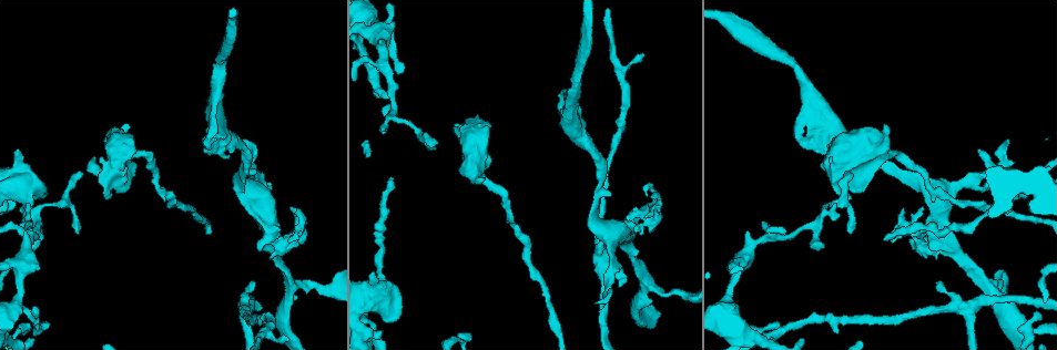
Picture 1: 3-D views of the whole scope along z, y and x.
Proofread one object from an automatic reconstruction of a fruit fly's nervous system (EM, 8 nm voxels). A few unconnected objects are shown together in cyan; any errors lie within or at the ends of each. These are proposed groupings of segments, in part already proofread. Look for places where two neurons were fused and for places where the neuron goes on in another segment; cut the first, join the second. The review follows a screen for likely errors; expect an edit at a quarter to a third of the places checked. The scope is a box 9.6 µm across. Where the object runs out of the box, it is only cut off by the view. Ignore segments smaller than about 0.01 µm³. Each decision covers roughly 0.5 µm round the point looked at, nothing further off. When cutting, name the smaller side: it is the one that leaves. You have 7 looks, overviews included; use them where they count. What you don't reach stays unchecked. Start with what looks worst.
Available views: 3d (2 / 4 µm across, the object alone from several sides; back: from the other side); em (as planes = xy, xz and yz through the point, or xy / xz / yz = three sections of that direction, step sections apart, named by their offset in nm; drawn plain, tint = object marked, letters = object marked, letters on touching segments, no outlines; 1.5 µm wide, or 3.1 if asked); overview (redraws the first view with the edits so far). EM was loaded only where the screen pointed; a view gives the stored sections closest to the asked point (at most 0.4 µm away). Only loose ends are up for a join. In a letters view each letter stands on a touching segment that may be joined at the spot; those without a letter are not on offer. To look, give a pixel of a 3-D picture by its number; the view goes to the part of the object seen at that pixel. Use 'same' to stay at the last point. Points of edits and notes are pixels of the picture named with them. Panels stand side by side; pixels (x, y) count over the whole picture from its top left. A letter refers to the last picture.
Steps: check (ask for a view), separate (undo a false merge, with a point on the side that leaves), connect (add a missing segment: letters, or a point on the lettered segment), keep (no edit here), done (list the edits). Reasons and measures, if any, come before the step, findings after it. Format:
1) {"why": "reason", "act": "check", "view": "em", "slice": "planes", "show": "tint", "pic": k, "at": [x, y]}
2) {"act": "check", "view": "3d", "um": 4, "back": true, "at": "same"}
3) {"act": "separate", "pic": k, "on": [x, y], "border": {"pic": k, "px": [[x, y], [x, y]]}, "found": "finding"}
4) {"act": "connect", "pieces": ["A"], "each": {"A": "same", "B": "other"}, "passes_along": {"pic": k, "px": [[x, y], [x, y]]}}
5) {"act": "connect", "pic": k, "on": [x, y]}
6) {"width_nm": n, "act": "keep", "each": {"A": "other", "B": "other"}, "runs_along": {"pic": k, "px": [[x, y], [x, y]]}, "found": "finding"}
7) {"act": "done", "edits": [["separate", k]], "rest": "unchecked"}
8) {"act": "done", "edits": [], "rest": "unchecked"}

{"why": "long arm stops here", "act": "check", "view": "em", "slice": "planes", "show": "letters", "pic": 1, "at": [884, 238]}

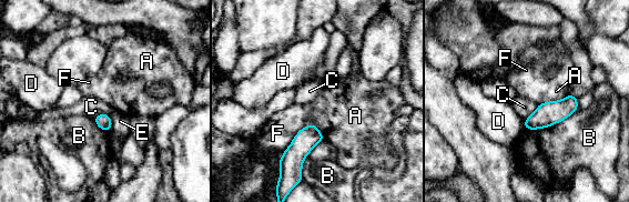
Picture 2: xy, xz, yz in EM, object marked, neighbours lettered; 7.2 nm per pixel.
{"act": "keep", "each": {"A": "other", "B": "other", "C": "other", "D": "other", "E": "other", "F": "other"}, "border": {"pic": 2, "px": [[538, 104], [524, 121]]}, "found": "no lettered segment goes on from it"}

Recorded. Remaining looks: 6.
{"why": "tapers out", "act": "check", "view": "em", "slice": "planes", "show": "plain", "pic": 1, "at": [619, 287]}

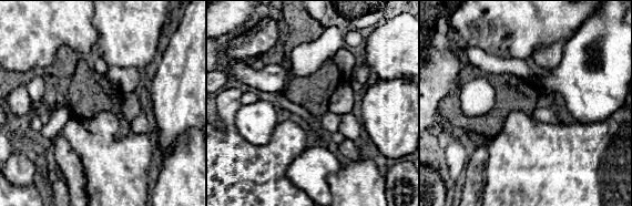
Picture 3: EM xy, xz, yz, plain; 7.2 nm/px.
{"act": "check", "view": "em", "slice": "planes", "show": "letters", "at": "same"}

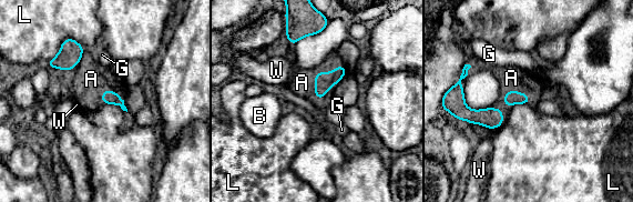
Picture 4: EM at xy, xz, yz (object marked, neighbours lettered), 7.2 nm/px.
{"act": "connect", "pieces": ["A"], "each": {"A": "same", "B": "other", "G": "other", "L": "other", "W": "other"}, "found": "it goes on there"}

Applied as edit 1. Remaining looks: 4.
{"why": "abrupt turn", "act": "check", "view": "em", "slice": "planes", "show": "tint", "pic": 1, "at": [316, 288]}

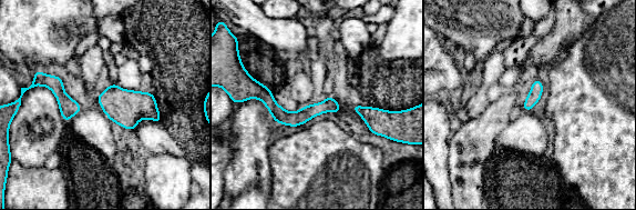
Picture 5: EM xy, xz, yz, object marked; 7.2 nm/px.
{"why": "see the neighbours", "act": "check", "view": "em", "slice": "planes", "show": "letters", "at": "same"}

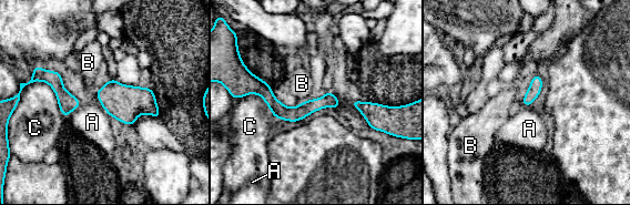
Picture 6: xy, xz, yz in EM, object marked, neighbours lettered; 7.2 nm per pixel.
{"act": "keep", "each": {"A": "other", "B": "other", "C": "other"}, "found": "all the same neuron"}

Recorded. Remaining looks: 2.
{"act": "done", "edits": [["connect", 4]], "rest": "unchecked"}

